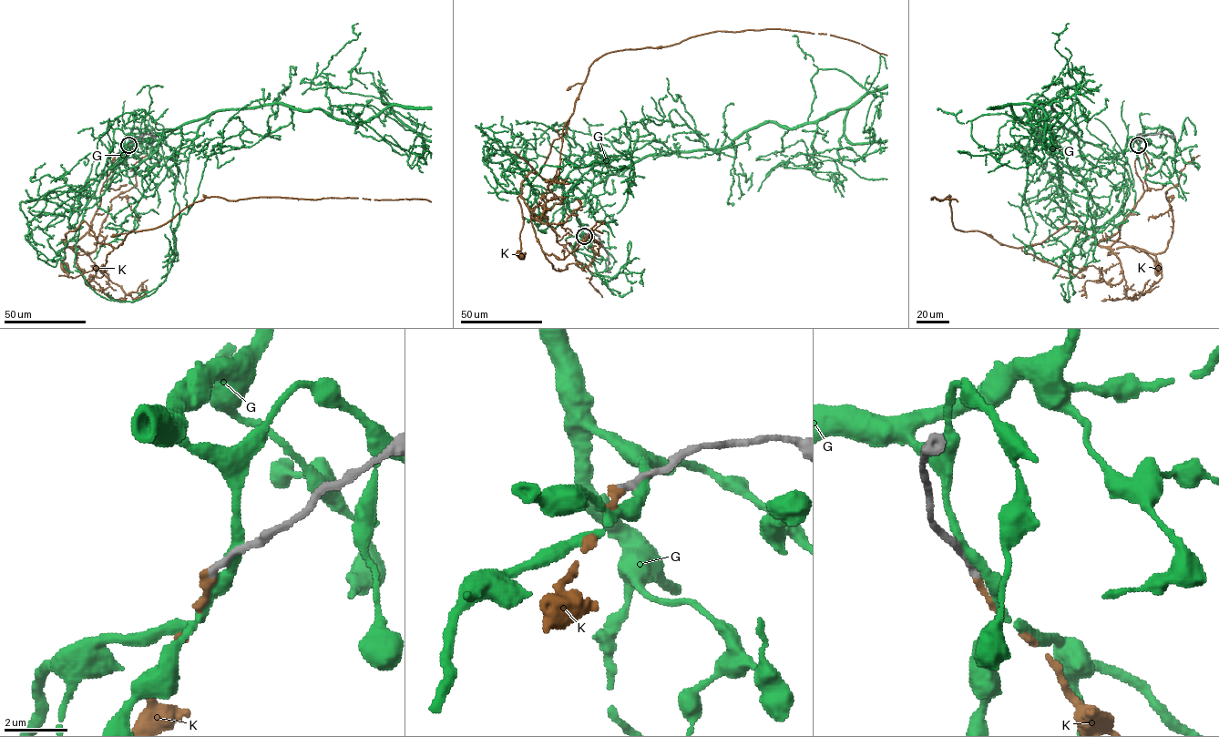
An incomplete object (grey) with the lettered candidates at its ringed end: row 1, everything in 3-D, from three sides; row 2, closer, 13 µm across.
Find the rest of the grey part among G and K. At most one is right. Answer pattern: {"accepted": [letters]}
{"accepted": ["K"]}

